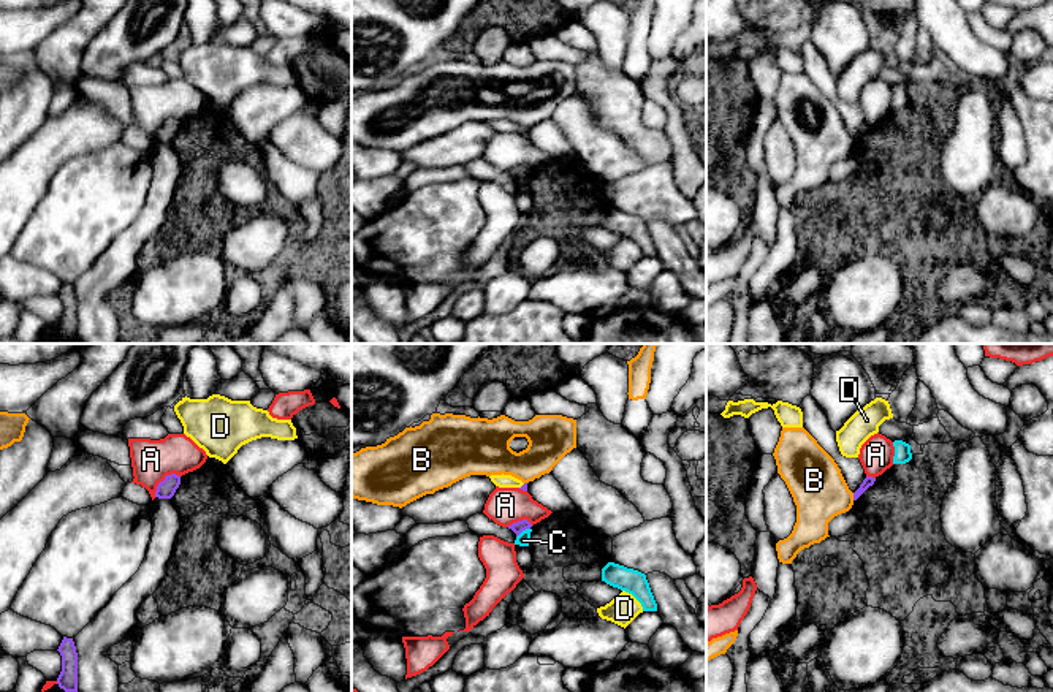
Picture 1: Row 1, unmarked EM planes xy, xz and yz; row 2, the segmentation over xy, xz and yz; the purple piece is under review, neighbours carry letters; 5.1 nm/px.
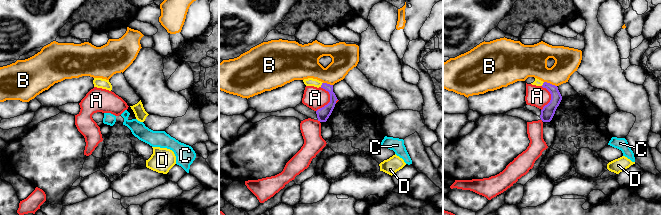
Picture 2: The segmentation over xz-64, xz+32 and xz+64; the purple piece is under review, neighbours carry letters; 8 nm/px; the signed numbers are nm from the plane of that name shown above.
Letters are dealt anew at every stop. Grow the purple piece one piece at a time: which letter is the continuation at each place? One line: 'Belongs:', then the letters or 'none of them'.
Belongs: none of them

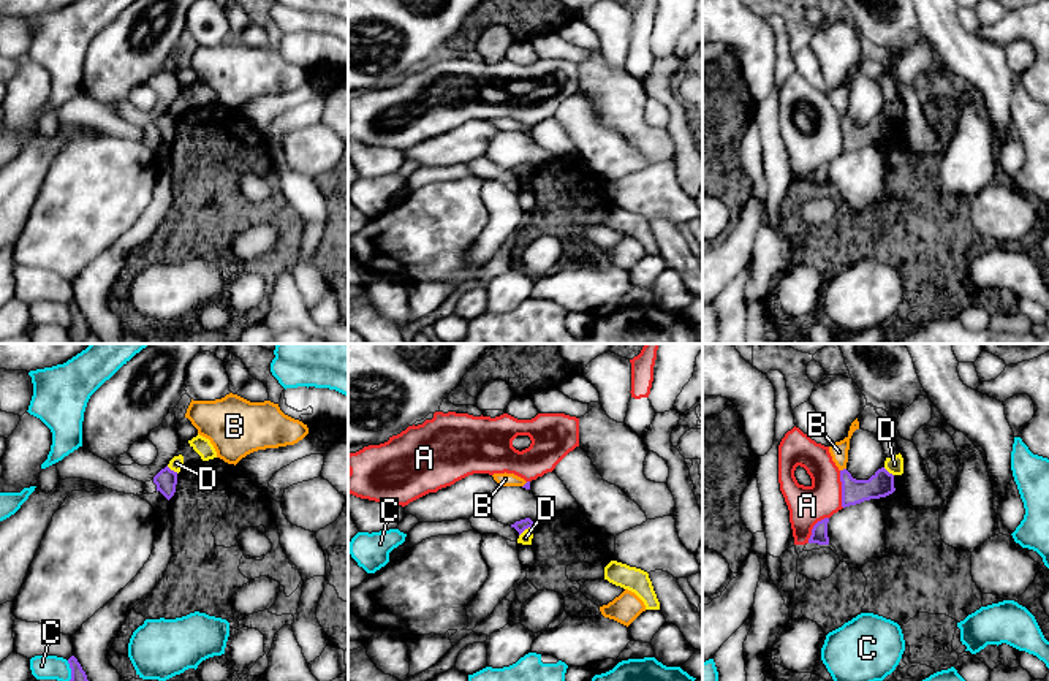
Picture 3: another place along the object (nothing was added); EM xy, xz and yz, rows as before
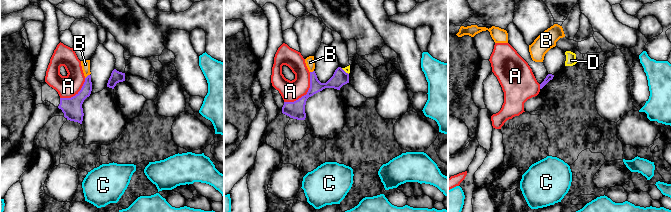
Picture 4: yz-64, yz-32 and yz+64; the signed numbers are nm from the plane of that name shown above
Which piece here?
Belongs: none of them

